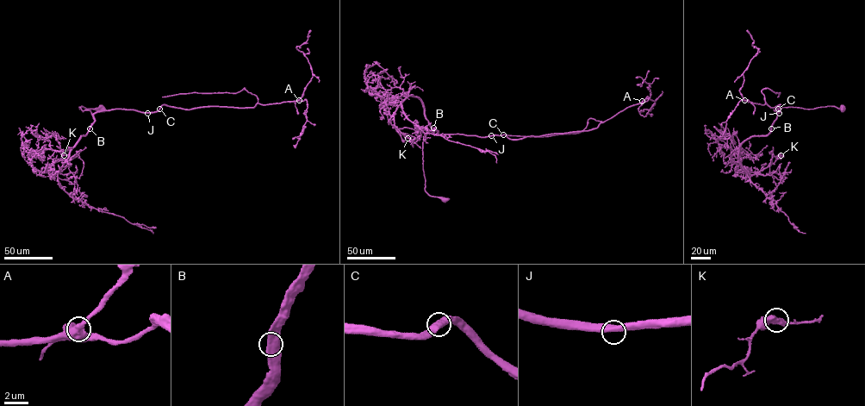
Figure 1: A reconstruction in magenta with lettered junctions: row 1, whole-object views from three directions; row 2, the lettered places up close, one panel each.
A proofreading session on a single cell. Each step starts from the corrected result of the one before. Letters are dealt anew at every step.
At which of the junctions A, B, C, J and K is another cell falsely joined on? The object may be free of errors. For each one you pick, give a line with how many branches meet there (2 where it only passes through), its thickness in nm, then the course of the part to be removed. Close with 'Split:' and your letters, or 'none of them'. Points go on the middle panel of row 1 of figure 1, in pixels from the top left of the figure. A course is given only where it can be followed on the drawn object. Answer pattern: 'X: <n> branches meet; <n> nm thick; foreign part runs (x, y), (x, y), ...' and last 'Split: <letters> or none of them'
Split: none of them

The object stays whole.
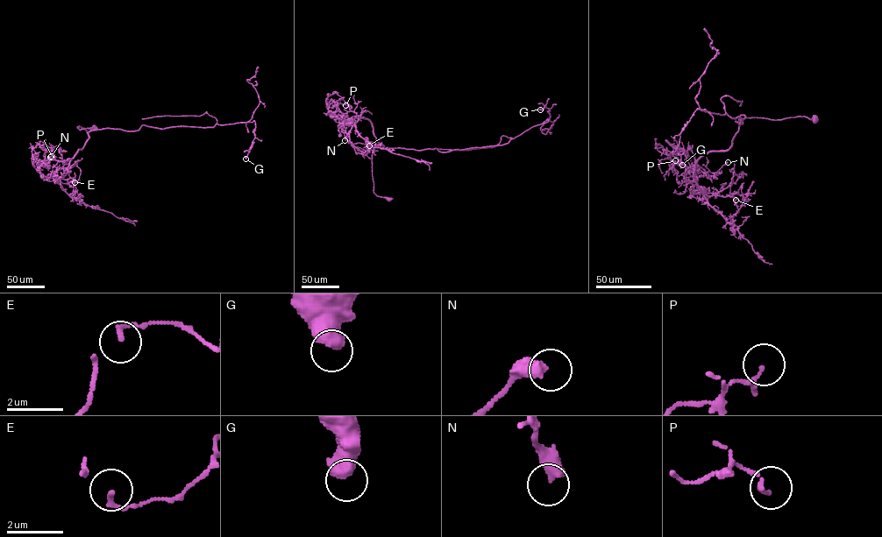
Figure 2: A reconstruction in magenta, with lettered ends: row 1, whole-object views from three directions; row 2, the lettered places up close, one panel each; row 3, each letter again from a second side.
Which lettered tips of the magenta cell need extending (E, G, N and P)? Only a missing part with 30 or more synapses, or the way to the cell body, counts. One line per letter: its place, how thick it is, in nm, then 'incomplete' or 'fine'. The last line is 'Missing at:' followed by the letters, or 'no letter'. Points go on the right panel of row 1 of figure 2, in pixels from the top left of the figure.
E: place (736, 200); calibre 130 nm; fine
G: place (682, 165); calibre 700 nm; fine
N: place (728, 162); calibre 480 nm; fine
P: place (675, 160); calibre 110 nm; fine
Missing at: no letter

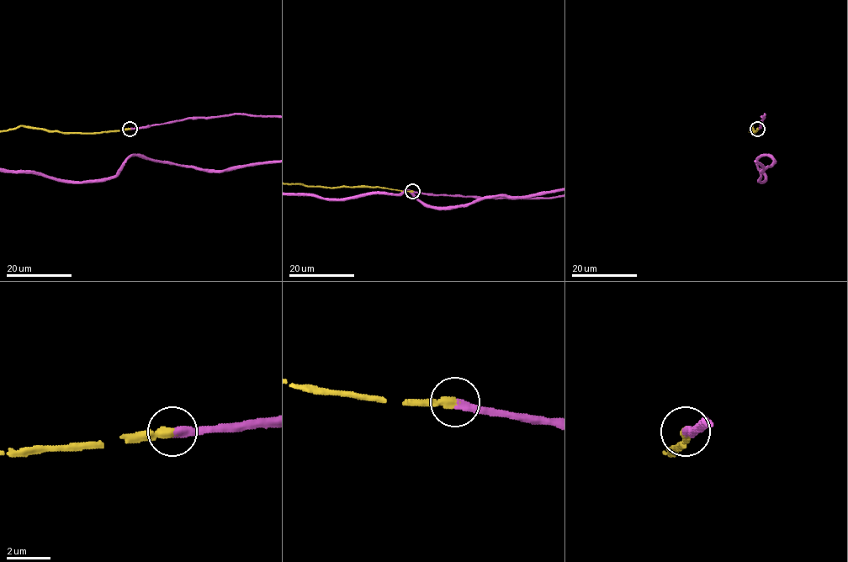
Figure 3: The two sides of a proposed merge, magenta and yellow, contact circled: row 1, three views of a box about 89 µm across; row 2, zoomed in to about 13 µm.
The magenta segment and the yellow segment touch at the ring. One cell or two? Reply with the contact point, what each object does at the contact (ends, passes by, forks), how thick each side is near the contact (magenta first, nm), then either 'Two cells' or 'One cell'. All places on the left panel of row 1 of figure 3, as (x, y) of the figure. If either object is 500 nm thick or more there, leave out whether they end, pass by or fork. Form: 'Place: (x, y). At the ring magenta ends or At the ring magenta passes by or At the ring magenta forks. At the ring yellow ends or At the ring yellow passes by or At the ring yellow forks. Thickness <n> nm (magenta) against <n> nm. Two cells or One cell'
Place: (129, 129). At the ring magenta ends. At the ring yellow ends. Thickness 380 nm (magenta) against 380 nm. One cell

